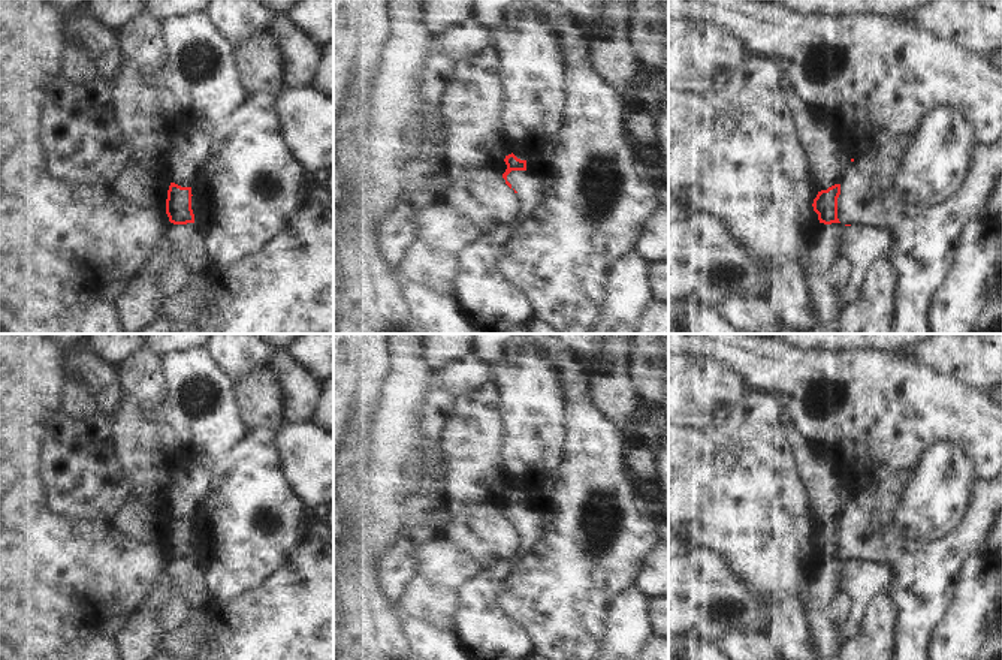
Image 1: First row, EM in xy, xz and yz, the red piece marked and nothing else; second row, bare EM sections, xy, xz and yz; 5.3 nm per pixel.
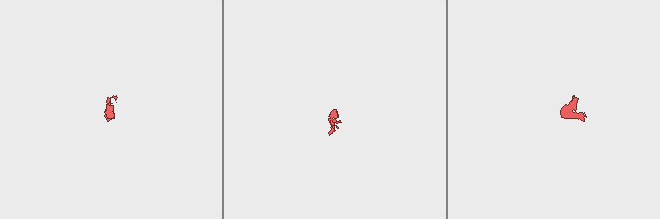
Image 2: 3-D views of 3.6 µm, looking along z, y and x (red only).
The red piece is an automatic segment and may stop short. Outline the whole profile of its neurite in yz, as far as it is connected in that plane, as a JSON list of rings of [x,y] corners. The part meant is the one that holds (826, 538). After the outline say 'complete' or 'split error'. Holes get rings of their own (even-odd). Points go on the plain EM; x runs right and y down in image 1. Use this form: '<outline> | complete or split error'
[[[772,392],[779,409],[784,412],[784,431],[796,461],[799,479],[808,491],[811,518],[818,527],[814,534],[814,546],[818,549],[817,561],[809,582],[808,626],[817,651],[826,660],[836,660],[846,639],[840,627],[829,617],[829,605],[840,591],[843,569],[848,561],[837,554],[837,533],[840,516],[854,497],[849,485],[839,480],[830,458],[809,444],[799,433],[790,416],[790,398],[784,392]]] | split error

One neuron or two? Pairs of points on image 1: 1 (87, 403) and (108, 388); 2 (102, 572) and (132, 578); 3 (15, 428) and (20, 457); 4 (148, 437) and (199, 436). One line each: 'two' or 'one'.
1: two
2: one
3: two
4: two

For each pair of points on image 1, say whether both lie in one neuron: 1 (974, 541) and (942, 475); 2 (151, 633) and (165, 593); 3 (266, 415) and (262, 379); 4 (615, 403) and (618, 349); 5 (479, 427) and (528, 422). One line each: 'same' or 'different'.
1: different
2: same
3: same
4: same
5: different

